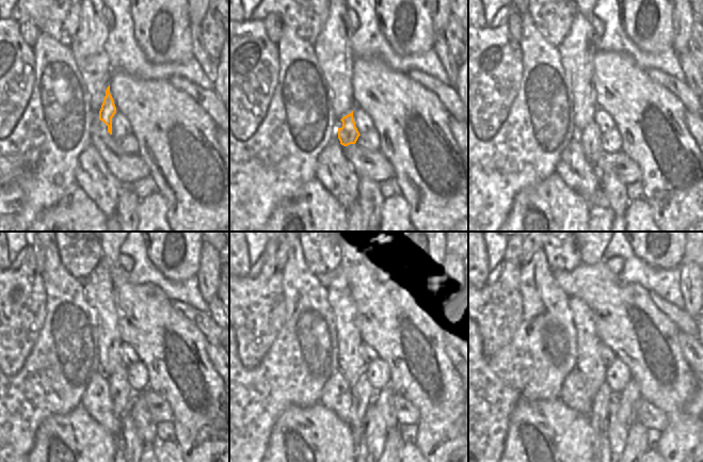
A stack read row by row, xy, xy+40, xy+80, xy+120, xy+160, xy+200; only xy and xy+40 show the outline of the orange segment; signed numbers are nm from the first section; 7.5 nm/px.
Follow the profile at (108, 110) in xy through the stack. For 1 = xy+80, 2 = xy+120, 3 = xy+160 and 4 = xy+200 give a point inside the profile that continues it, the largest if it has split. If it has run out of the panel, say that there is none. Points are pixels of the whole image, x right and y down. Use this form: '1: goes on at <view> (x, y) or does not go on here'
1: goes on at xy+80 (590, 136)
2: goes on at xy+120 (122, 394)
3: goes on at xy+160 (362, 394)
4: goes on at xy+200 (601, 402)

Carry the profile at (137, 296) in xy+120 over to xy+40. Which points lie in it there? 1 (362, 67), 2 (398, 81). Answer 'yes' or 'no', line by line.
1: yes
2: yes

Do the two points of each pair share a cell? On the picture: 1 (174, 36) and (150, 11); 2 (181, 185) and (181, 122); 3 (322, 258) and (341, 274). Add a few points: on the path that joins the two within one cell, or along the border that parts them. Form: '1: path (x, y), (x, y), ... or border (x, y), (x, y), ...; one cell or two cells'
1: path (168, 30), (157, 17); one cell
2: path (184, 169), (181, 138); one cell
3: border (339, 265), (323, 275), (317, 276); two cells

